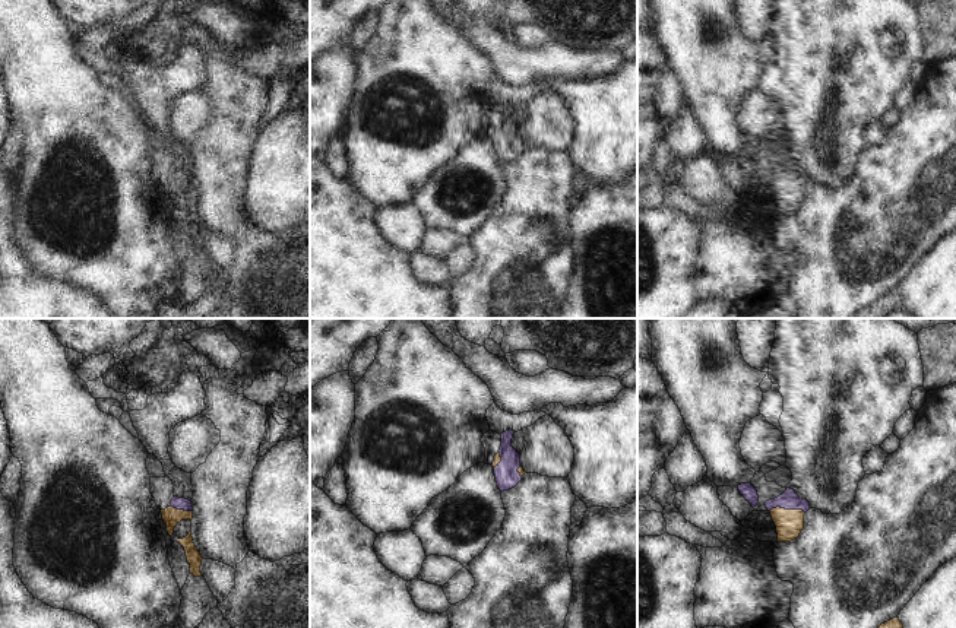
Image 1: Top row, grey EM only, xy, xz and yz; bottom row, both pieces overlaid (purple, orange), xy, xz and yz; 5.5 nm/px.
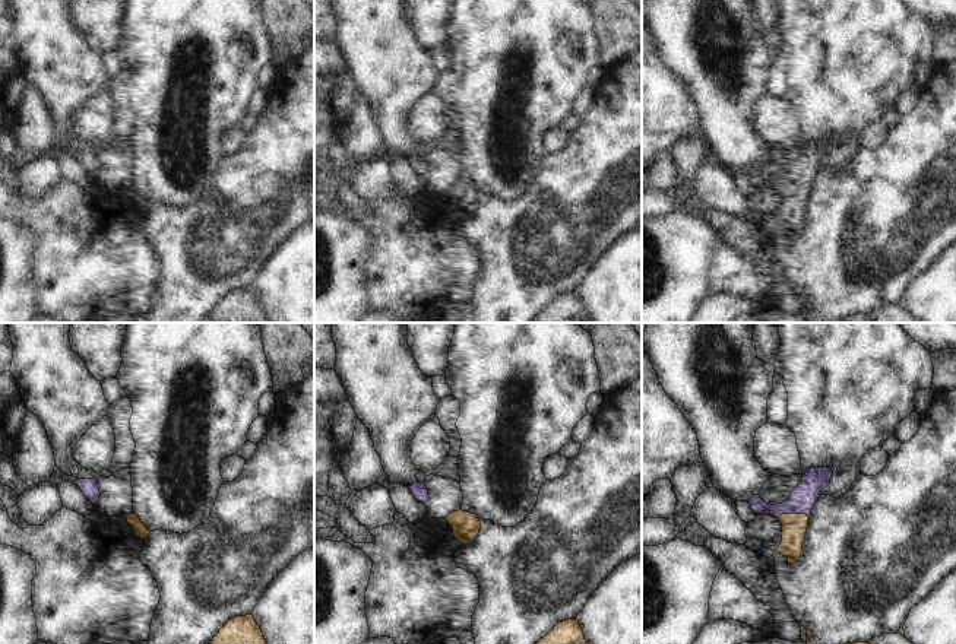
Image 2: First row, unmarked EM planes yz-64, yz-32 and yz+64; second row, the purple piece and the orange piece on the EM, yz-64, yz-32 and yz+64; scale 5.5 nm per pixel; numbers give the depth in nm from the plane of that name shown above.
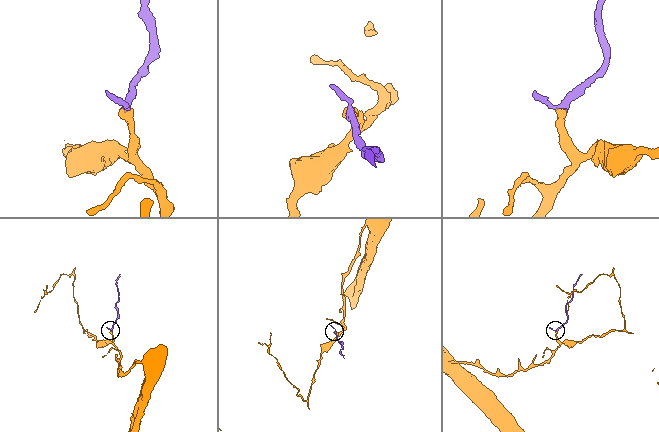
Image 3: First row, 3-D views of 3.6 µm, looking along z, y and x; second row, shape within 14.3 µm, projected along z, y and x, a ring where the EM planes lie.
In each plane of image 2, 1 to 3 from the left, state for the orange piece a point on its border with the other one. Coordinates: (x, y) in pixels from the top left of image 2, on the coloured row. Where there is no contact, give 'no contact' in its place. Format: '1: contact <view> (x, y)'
1: no contact
2: contact yz-32 (467, 511)
3: contact yz+64 (793, 513)

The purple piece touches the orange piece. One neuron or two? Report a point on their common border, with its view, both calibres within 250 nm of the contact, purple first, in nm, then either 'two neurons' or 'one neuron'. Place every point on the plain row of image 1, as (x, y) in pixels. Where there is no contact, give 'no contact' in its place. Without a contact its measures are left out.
meets purple in yz at (787, 181); 100 nm thick on the purple side, 150 nm on the other; one neuron

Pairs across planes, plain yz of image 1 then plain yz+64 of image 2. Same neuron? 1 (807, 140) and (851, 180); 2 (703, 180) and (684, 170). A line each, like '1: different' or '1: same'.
1: different
2: different

